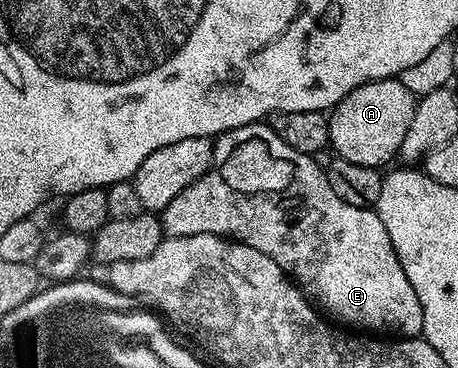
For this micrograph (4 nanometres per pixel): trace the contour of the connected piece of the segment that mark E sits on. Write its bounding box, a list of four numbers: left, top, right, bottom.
[162,121,423,338]

